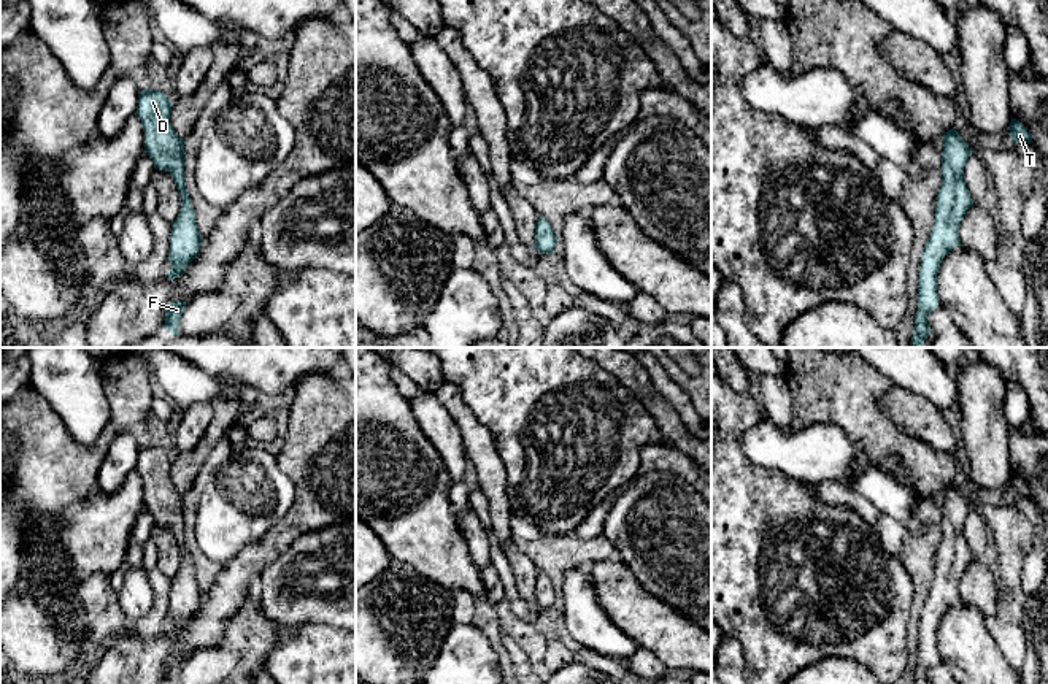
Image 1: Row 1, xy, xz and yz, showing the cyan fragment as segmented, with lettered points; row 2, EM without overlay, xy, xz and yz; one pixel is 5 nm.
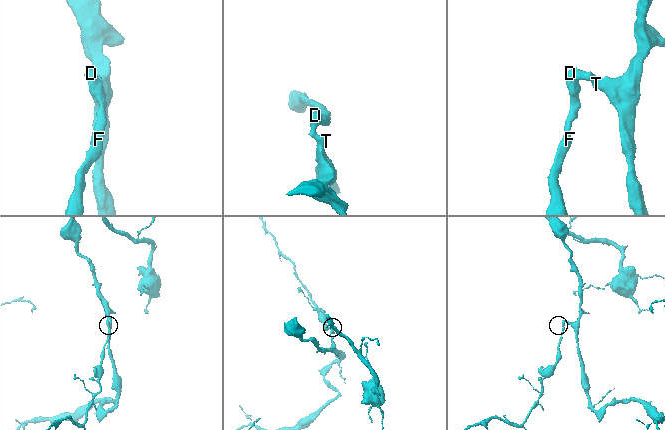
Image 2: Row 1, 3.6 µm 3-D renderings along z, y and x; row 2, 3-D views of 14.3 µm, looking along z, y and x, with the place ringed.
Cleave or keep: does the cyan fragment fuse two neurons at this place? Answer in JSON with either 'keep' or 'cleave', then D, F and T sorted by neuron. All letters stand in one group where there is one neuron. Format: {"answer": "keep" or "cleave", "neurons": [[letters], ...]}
{"answer": "keep", "neurons": [["D", "F", "T"]]}

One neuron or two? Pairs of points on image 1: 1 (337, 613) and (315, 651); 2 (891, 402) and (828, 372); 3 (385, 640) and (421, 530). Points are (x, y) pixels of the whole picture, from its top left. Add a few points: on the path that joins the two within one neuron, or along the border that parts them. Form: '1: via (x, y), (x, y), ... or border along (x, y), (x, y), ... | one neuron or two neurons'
1: border along (339, 627), (304, 624), (292, 632) | two neurons
2: border along (893, 386), (882, 397), (880, 403), (901, 429) | two neurons
3: border along (392, 559), (408, 564), (440, 586) | two neurons

